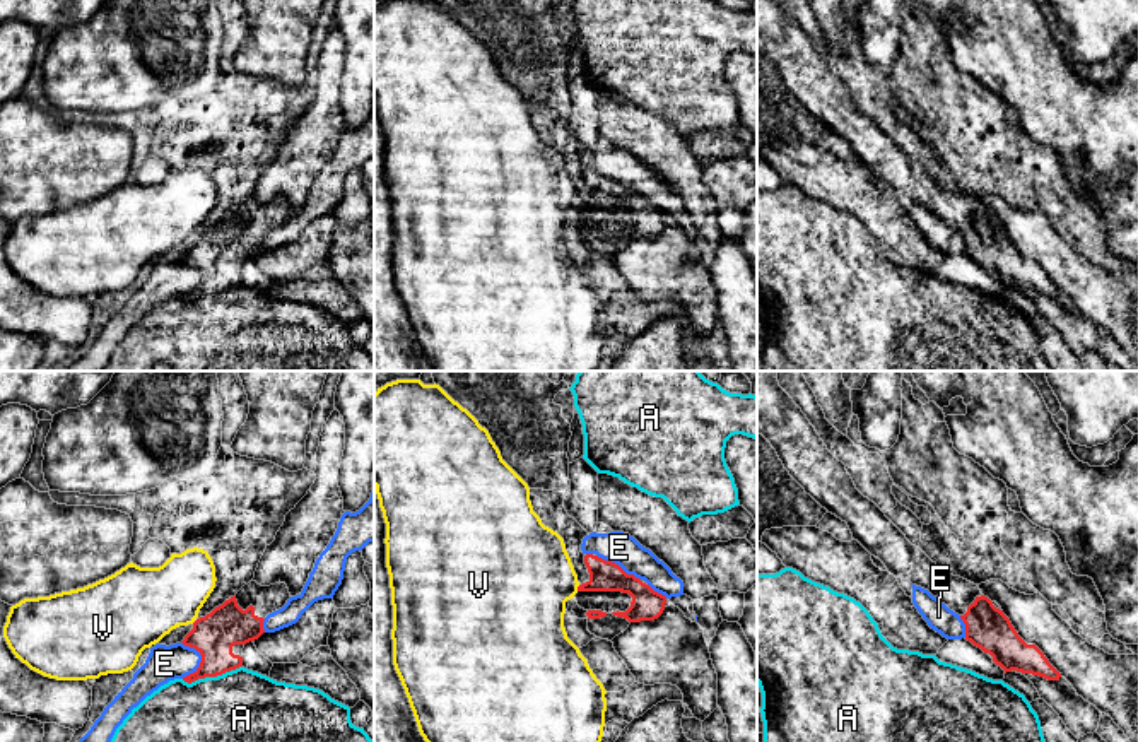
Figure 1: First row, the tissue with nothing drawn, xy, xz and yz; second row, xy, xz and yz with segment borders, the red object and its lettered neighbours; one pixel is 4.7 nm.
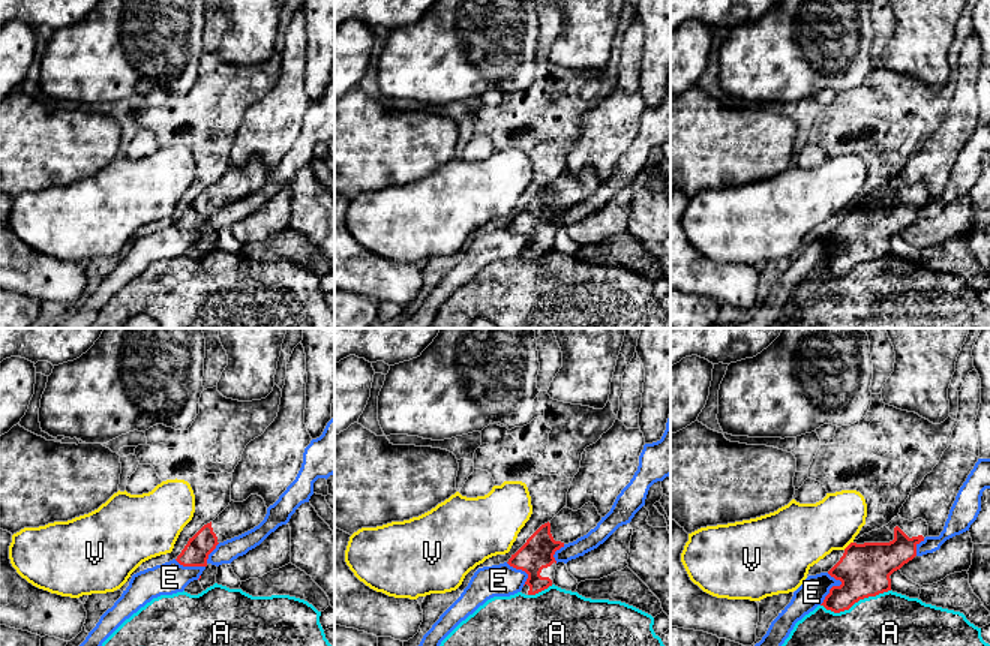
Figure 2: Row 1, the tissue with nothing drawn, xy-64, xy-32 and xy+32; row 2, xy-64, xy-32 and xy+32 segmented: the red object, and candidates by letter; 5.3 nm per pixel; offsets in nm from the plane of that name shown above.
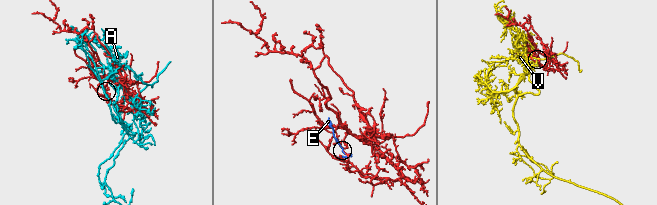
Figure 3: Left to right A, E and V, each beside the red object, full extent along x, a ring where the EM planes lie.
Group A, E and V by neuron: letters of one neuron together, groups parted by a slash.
A E / V

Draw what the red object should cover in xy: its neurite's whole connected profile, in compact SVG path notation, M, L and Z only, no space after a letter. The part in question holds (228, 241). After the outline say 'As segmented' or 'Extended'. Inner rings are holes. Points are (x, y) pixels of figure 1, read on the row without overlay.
M249 198L210 231L197 236L181 260L195 265L202 272L202 279L183 297L191 301L243 284L243 274L234 272L232 263L258 256L265 250L265 234L282 226L289 215L285 200L261 203Z. Extended

